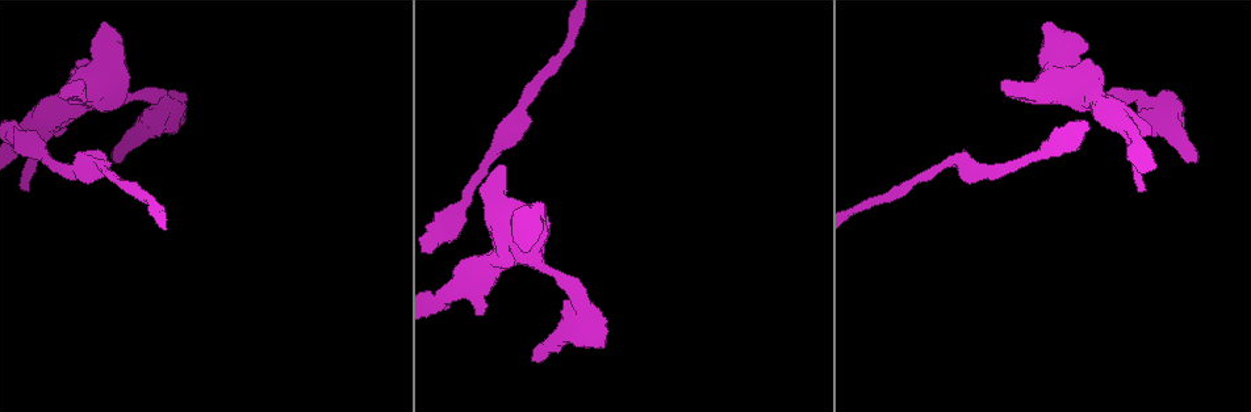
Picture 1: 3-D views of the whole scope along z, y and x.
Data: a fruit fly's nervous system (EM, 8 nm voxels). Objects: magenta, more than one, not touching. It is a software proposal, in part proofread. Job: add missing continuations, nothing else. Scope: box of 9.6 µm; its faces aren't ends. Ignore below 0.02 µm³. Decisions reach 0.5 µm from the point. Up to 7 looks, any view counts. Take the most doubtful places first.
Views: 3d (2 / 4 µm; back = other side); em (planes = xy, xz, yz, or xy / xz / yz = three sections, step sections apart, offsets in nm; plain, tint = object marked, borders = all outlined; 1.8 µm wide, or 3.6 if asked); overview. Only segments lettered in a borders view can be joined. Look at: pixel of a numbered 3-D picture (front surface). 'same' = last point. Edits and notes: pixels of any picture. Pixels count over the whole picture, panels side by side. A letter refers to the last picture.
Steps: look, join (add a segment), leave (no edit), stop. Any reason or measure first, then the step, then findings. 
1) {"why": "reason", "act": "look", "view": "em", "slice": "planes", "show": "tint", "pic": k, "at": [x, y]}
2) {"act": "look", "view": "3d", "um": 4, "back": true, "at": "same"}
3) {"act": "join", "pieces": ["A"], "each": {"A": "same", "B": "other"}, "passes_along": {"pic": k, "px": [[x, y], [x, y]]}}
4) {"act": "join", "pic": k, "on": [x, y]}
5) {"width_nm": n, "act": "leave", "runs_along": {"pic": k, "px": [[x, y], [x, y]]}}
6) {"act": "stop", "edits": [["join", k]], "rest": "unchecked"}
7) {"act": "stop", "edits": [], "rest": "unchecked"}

{"why": "free end", "act": "look", "view": "3d", "um": 2, "pic": 1, "at": [26, 190]}

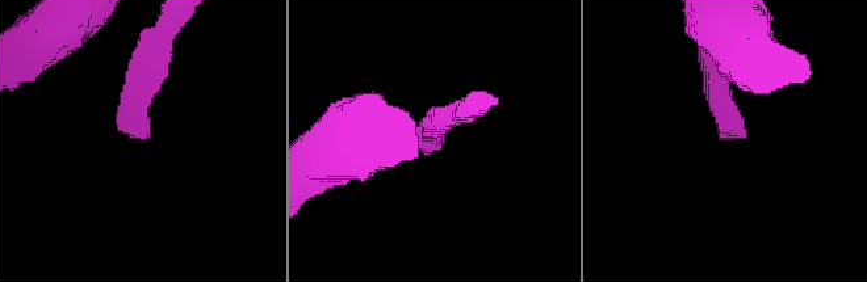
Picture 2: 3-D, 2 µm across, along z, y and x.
{"act": "look", "view": "em", "slice": "xy", "step": 4, "show": "borders", "pic": 2, "at": [744, 138]}

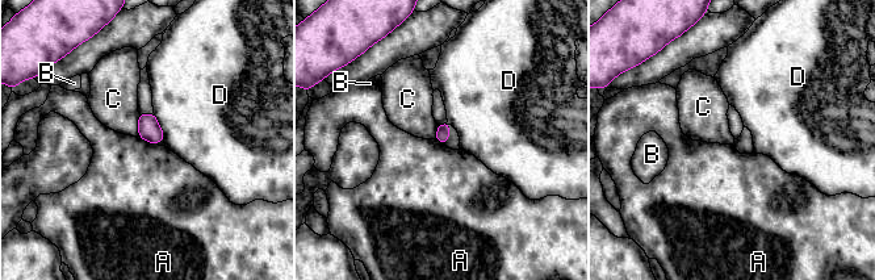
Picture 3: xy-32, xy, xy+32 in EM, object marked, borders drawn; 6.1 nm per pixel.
{"act": "leave", "each": {"A": "other", "B": "other", "C": "other", "D": "other"}, "border": {"pic": 3, "px": [[138, 136], [157, 145]]}, "found": "no lettered segment goes on from it"}

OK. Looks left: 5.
{"why": "thick end", "act": "look", "view": "em", "slice": "xy", "step": 4, "show": "tint", "pic": 1, "at": [121, 159]}

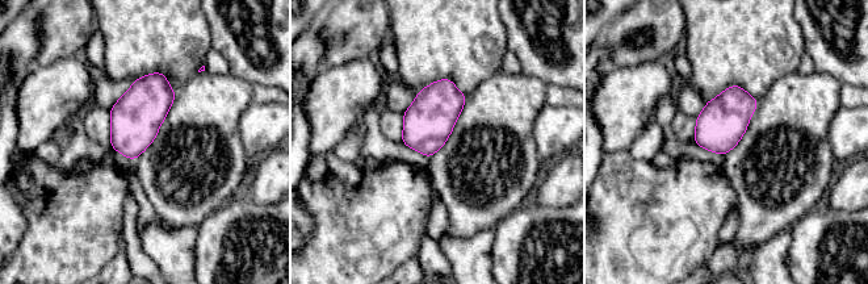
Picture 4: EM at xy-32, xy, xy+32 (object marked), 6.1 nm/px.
{"act": "look", "view": "em", "slice": "planes", "show": "borders", "at": "same"}

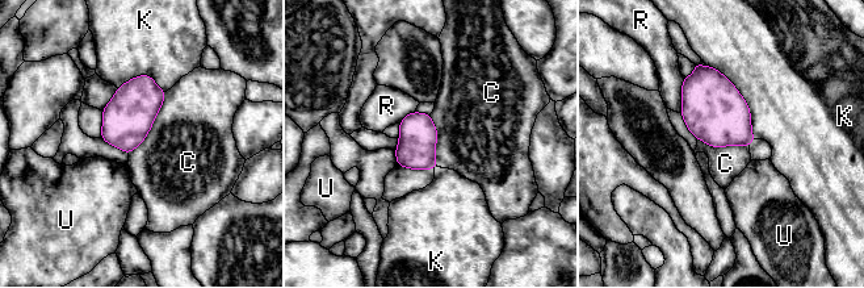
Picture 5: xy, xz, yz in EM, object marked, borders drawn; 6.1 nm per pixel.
{"act": "leave", "each": {"C": "other", "K": "other", "R": "other", "U": "other"}, "found": "none of them fits"}

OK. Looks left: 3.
{"why": "sudden change in width", "act": "look", "view": "em", "slice": "planes", "show": "plain", "pic": 1, "at": [948, 164]}

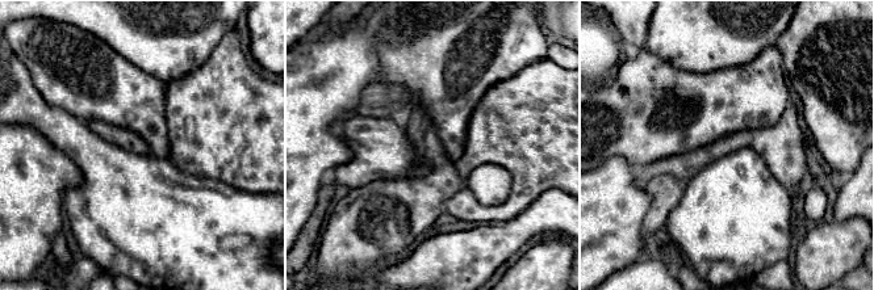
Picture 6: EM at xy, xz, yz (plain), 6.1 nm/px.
{"act": "look", "view": "em", "slice": "planes", "show": "tint", "at": "same"}

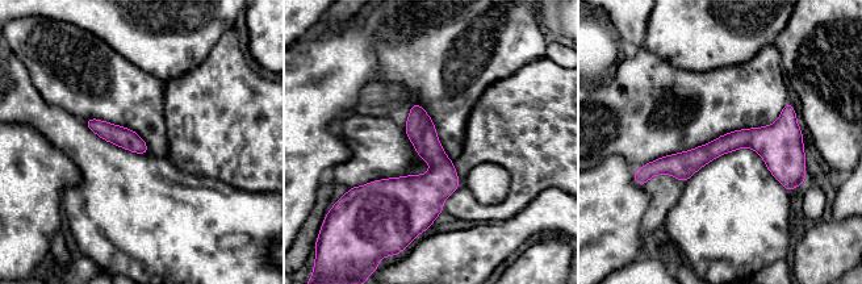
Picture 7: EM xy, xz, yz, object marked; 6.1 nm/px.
{"why": "see the neighbours", "act": "look", "view": "em", "slice": "planes", "show": "borders", "at": "same"}

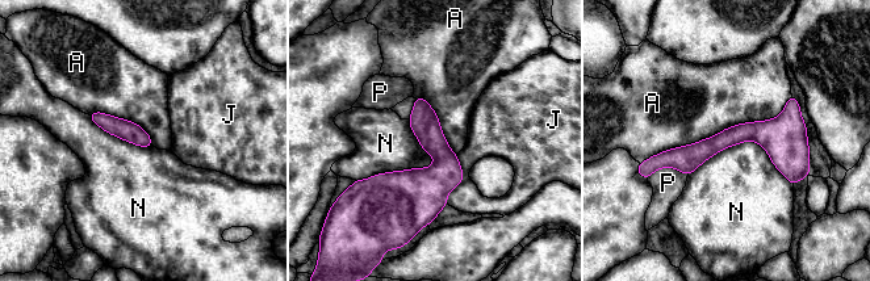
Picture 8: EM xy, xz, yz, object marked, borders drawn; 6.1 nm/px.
{"longest_contact_nm": ["A", 1000], "act": "leave", "each": {"A": "other", "J": "other", "N": "other", "P": "other"}, "runs_along": {"pic": 8, "px": [[806, 159], [735, 134], [655, 163]]}, "found": "none of them fits"}

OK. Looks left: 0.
{"act": "stop", "edits": [], "rest": "unchecked"}

